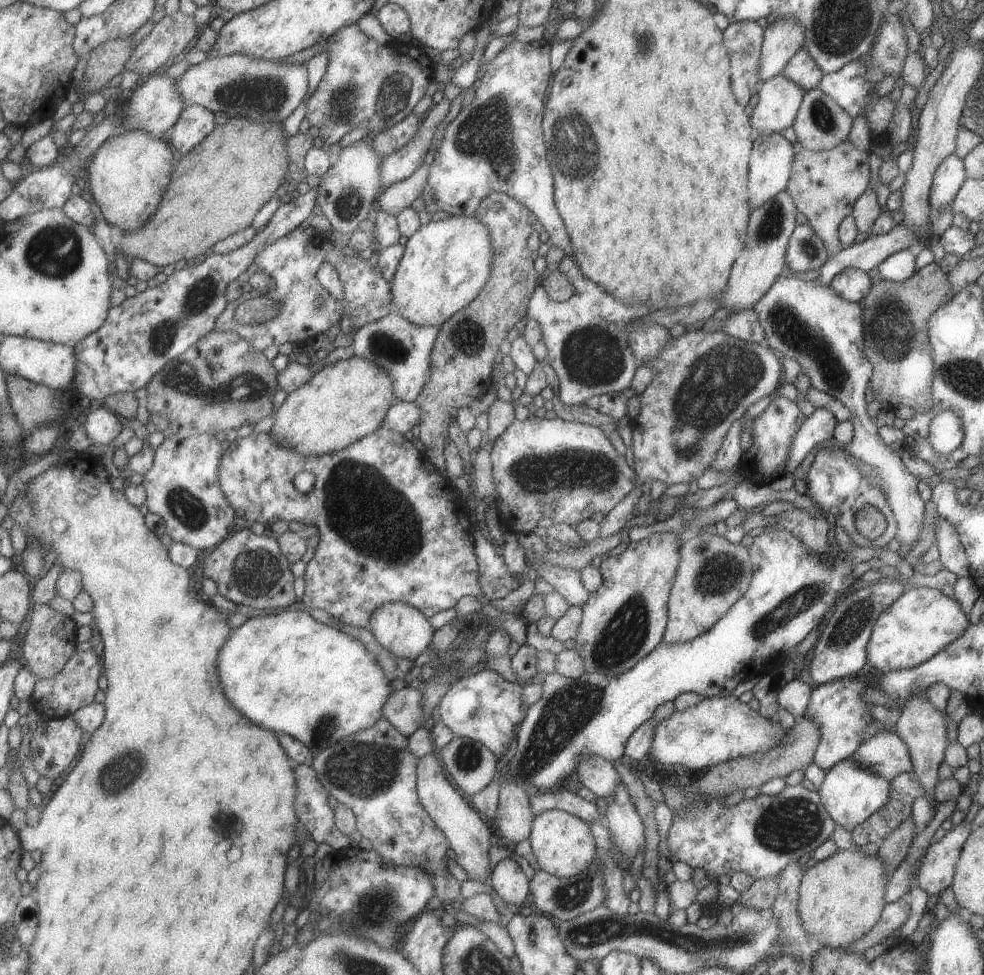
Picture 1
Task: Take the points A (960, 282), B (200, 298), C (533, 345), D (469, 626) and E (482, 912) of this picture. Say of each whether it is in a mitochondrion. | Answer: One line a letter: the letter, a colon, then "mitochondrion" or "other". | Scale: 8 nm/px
A: other
B: mitochondrion
C: other
D: other
E: other

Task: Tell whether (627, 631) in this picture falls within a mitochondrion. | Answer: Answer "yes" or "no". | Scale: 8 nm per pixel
yes

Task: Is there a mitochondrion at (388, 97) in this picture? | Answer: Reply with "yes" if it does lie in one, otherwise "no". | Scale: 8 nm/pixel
yes

